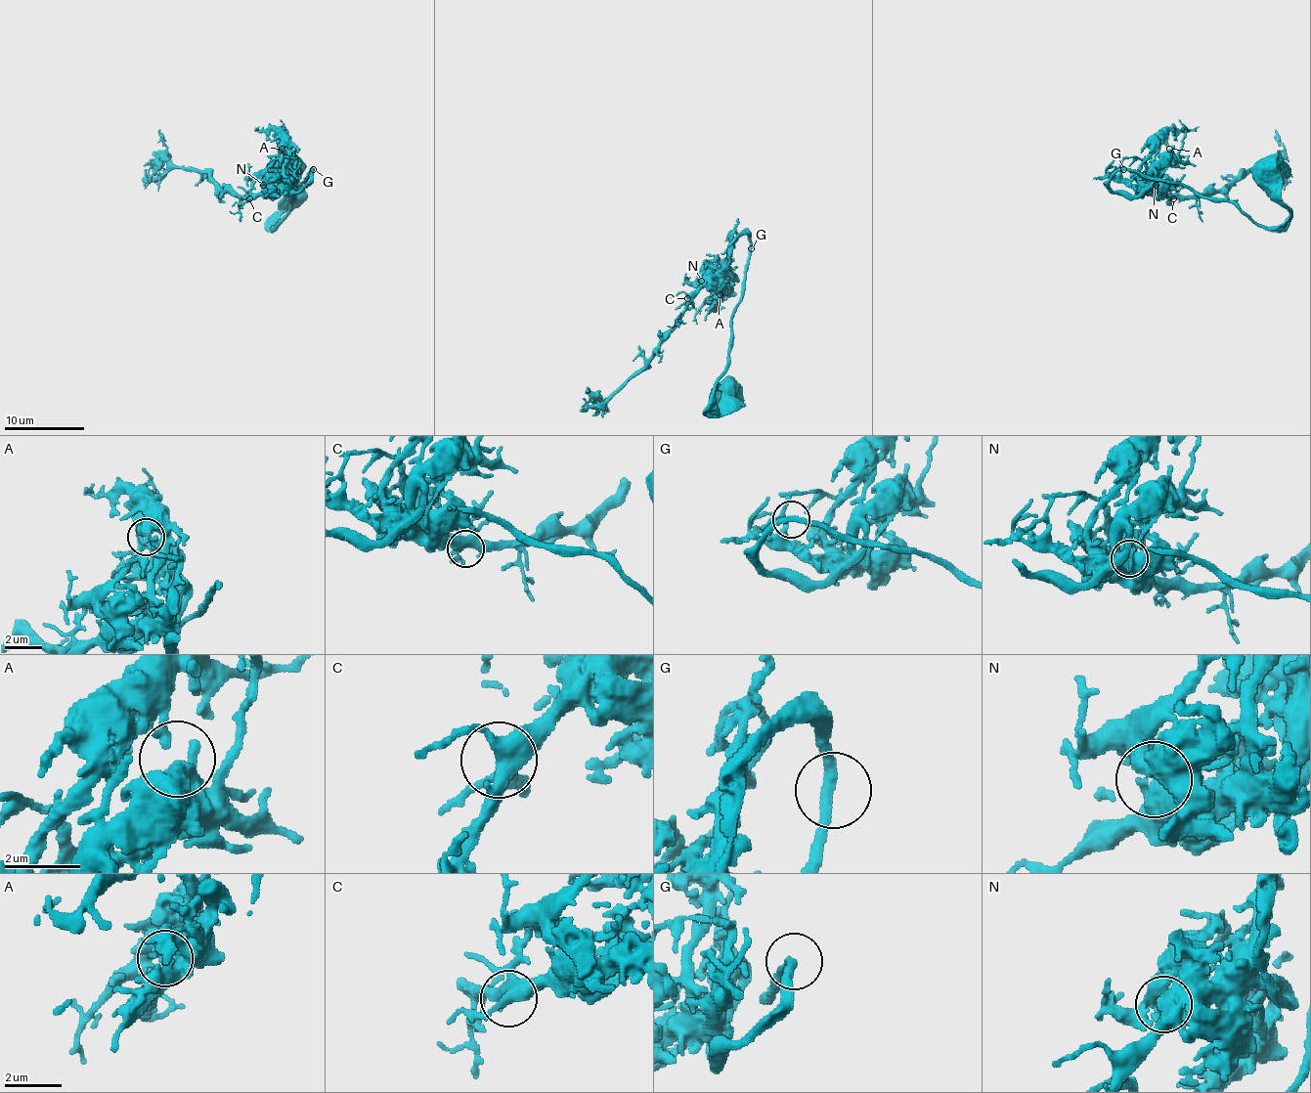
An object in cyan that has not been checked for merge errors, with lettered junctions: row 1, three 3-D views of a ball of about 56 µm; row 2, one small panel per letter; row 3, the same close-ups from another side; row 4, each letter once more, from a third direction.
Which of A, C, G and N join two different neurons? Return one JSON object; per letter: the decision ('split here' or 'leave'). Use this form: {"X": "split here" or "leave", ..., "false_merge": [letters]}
{"A": "leave", "C": "leave", "G": "leave", "N": "leave", "false_merge": []}

